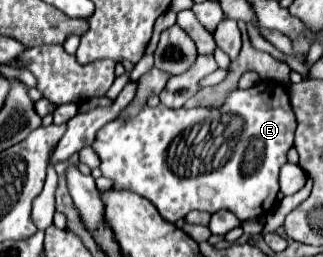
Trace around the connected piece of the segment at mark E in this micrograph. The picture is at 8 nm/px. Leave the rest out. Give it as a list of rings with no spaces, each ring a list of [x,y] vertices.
[[[256,83],[250,89],[236,89],[220,109],[168,109],[164,105],[144,107],[130,121],[112,121],[104,125],[92,149],[100,157],[100,171],[112,179],[112,189],[132,191],[156,205],[160,215],[168,221],[178,221],[190,211],[200,209],[216,213],[220,209],[232,211],[240,221],[264,217],[276,203],[280,191],[278,175],[286,163],[286,151],[294,141],[296,119],[288,105],[286,87],[278,83]]]

